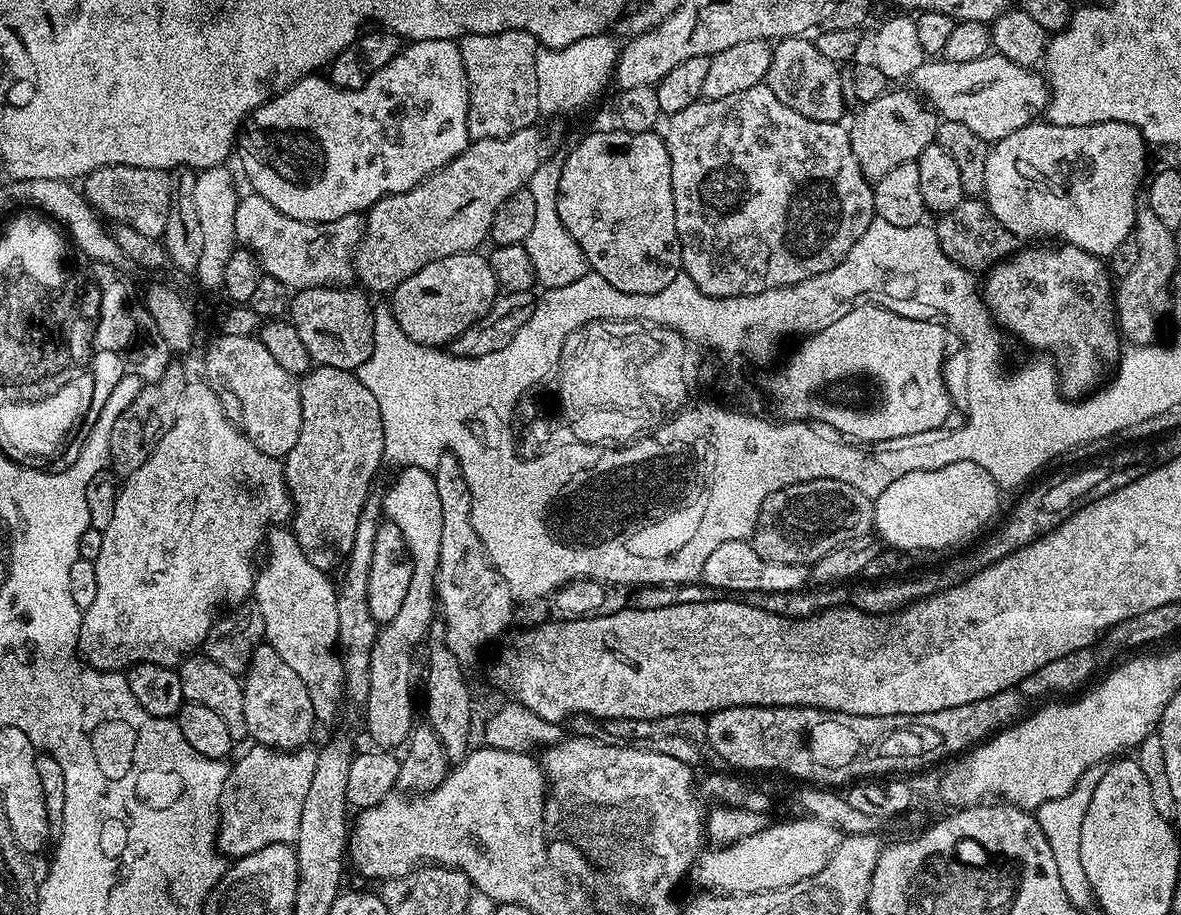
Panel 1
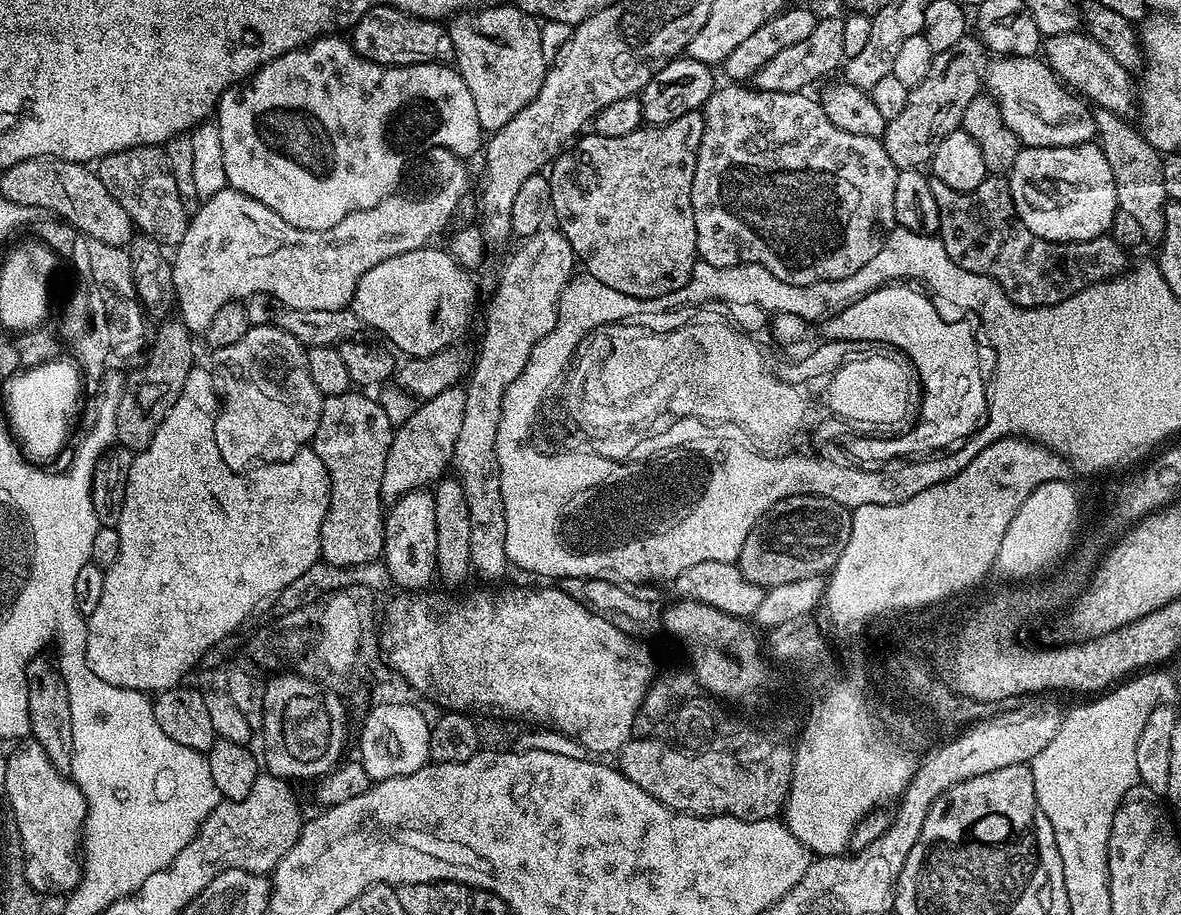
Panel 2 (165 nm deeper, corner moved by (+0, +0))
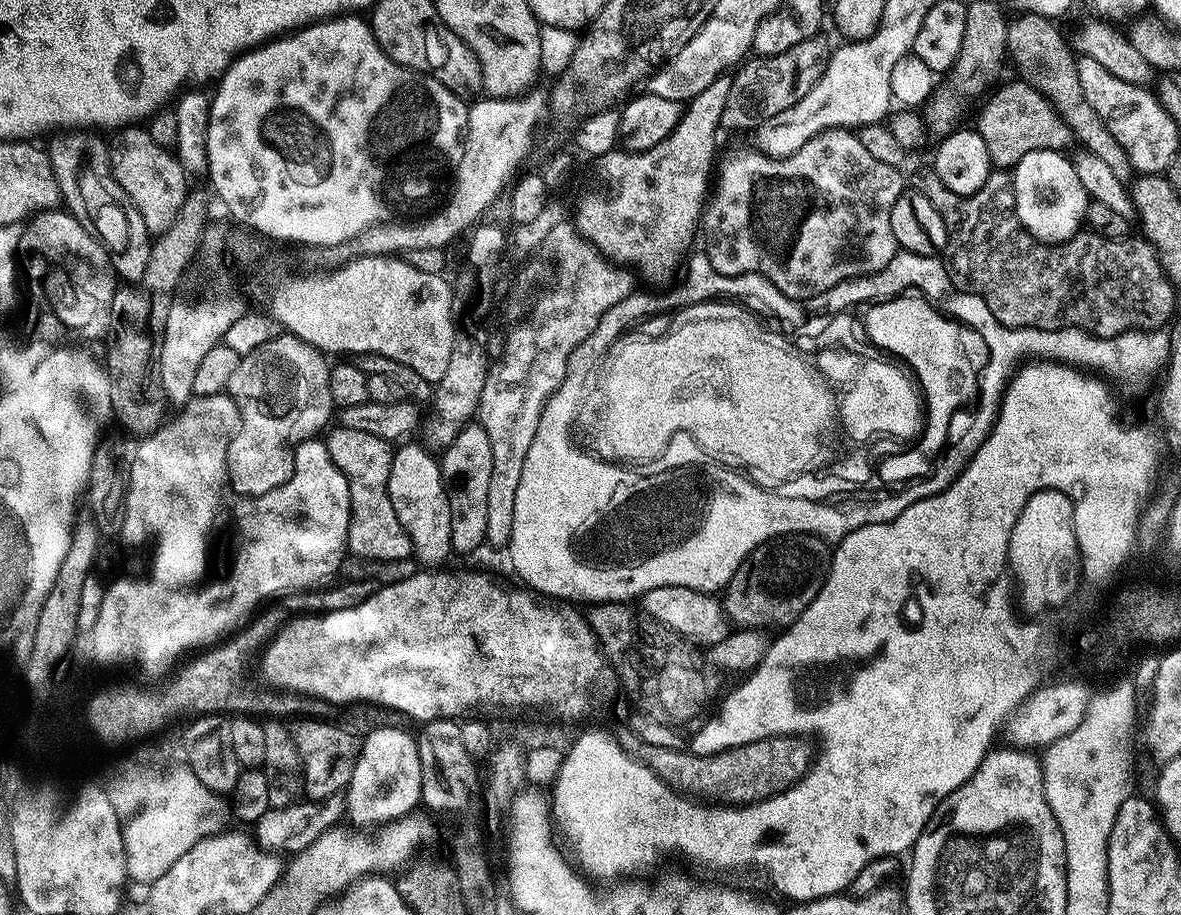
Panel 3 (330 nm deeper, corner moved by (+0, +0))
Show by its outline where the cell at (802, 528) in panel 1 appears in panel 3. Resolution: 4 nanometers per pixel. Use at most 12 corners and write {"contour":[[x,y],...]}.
{"contour":[[815,534],[752,551],[723,589],[733,625],[792,624],[831,566]]}

